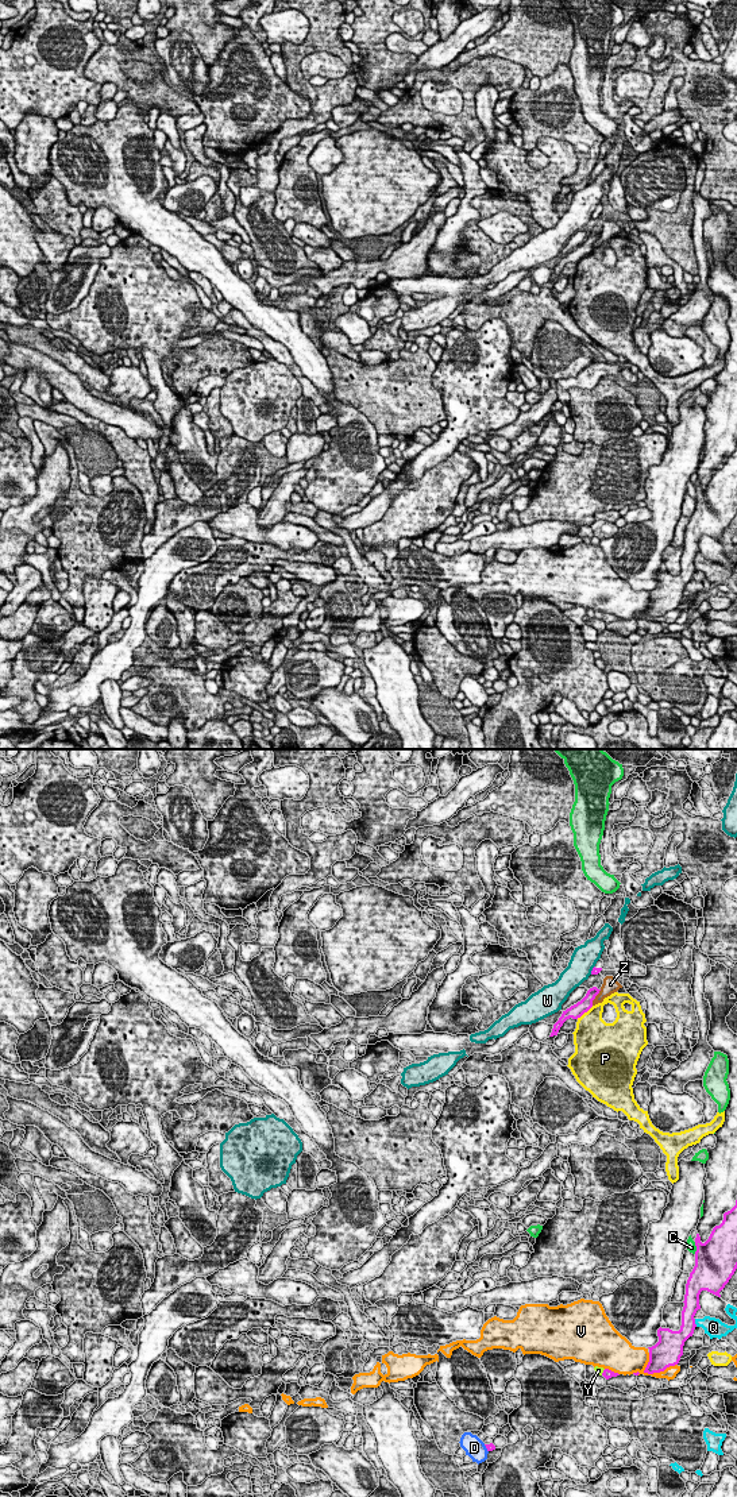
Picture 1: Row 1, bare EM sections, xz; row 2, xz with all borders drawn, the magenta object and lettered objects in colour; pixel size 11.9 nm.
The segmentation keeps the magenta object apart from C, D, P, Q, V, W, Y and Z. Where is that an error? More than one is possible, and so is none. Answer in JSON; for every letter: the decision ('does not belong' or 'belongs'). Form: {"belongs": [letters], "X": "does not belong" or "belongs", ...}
{"belongs": ["Y"], "C": "does not belong", "D": "does not belong", "P": "does not belong", "Q": "does not belong", "V": "does not belong", "W": "does not belong", "Y": "belongs", "Z": "does not belong"}

